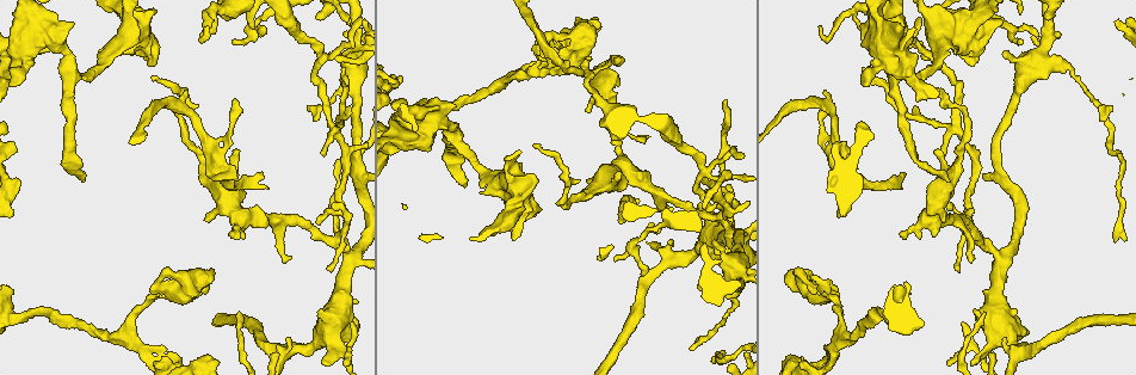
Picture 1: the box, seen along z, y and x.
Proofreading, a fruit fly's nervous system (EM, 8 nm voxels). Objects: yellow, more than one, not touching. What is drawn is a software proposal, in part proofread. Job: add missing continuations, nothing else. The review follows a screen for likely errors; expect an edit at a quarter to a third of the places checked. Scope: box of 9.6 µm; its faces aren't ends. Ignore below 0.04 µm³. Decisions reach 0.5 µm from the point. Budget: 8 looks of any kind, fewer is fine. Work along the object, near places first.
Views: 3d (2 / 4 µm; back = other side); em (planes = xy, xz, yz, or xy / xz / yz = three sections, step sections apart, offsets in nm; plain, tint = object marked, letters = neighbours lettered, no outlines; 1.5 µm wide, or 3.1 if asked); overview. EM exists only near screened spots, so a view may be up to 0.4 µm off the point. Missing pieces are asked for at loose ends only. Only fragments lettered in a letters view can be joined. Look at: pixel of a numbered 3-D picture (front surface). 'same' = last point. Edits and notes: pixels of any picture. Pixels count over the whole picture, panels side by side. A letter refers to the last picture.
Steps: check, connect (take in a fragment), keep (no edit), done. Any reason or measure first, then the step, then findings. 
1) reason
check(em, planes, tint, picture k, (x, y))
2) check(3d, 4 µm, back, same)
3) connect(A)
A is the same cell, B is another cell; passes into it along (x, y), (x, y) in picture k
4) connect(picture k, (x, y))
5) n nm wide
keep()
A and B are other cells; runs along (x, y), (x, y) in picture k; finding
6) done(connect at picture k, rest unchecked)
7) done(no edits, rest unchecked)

free end
check(3d, 4 µm, picture 1, (151, 78))

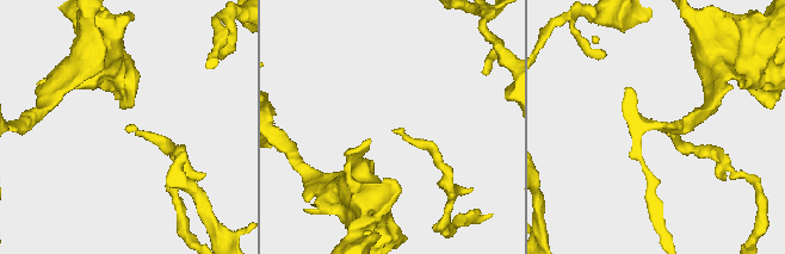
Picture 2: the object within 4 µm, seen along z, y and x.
check(em, xz, step 8, letters, picture 2, (126, 125))

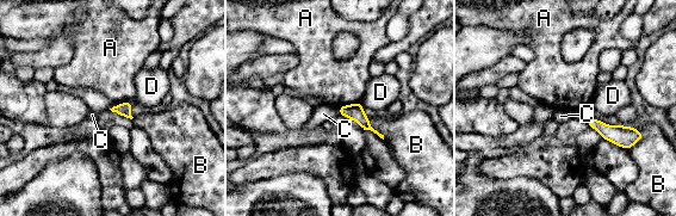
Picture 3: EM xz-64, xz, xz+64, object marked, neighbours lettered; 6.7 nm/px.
another direction
check(em, planes, letters, same)

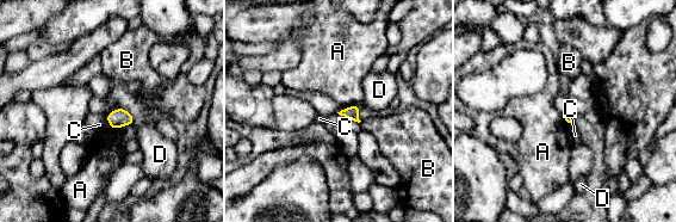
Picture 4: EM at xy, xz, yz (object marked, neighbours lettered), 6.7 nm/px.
keep()
A, B, C and D are other cells; border along (105, 117), (113, 129) in picture 4; no lettered fragment goes on from it

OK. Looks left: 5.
end of a long branch
check(em, xz, step 4, tint, picture 1, (949, 180))

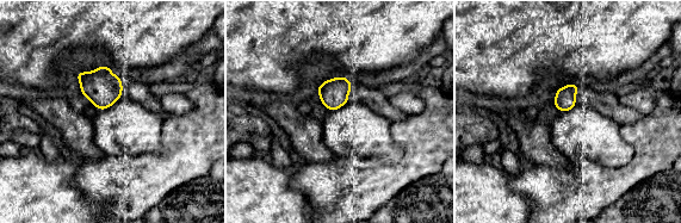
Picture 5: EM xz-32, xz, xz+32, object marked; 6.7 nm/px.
check(em, xy, step 8, tint, same)

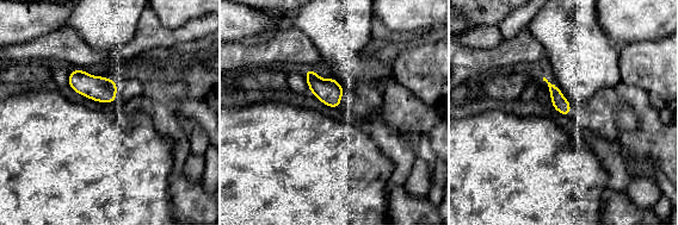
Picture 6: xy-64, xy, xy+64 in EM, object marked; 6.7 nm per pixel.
check(em, xy, step 8, letters, same)

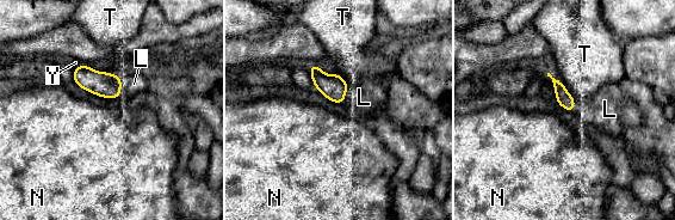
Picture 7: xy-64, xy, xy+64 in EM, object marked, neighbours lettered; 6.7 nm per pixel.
T touches over 240 nm
connect(picture 7, (364, 97))
L is the same cell, N, T and Y are other cells; it goes on there

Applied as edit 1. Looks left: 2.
see it whole again
check(overview)

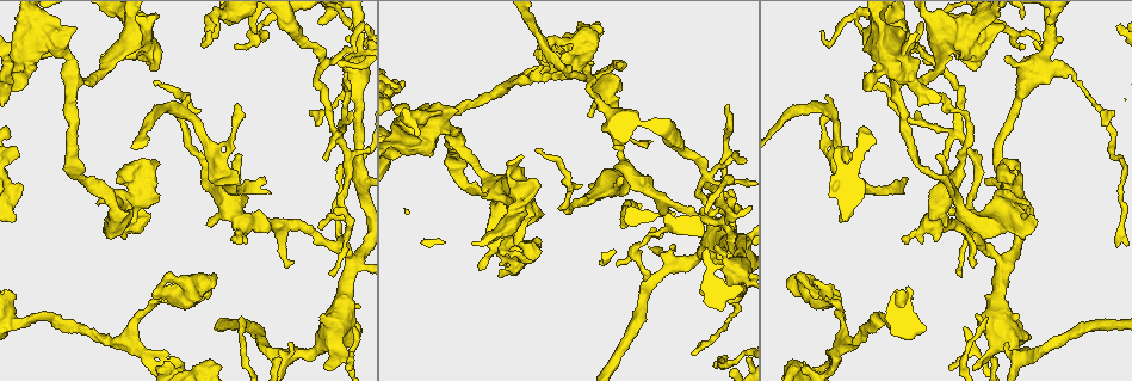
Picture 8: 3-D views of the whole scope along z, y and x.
free end
check(em, planes, letters, picture 8, (269, 193))

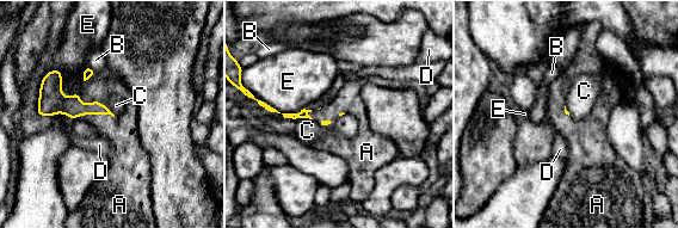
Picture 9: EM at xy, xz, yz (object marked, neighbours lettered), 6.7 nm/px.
E touches over 340 nm
connect(picture 9, (121, 131))
A is the same cell, B, C, D and E are other cells; the neuron continues

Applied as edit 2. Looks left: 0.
done(connect at picture 7, connect at picture 9, rest unchecked)

